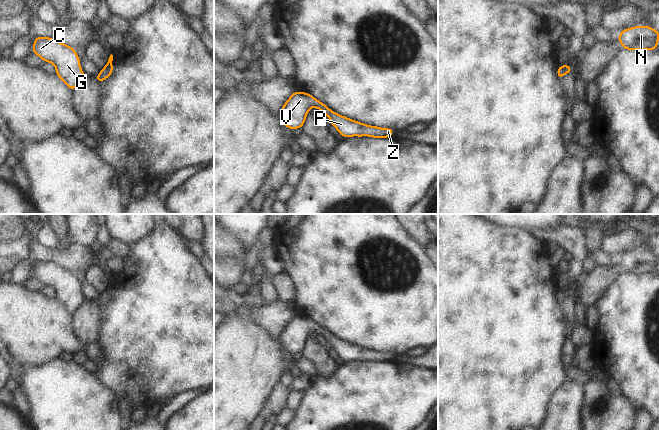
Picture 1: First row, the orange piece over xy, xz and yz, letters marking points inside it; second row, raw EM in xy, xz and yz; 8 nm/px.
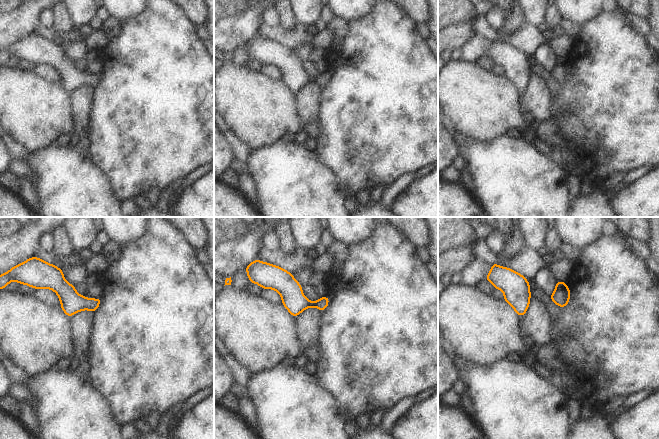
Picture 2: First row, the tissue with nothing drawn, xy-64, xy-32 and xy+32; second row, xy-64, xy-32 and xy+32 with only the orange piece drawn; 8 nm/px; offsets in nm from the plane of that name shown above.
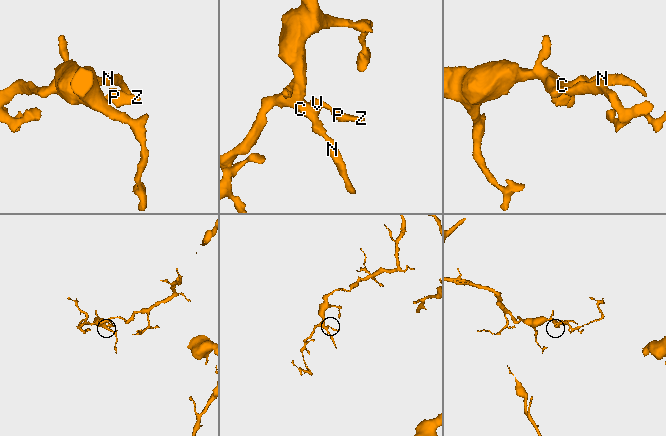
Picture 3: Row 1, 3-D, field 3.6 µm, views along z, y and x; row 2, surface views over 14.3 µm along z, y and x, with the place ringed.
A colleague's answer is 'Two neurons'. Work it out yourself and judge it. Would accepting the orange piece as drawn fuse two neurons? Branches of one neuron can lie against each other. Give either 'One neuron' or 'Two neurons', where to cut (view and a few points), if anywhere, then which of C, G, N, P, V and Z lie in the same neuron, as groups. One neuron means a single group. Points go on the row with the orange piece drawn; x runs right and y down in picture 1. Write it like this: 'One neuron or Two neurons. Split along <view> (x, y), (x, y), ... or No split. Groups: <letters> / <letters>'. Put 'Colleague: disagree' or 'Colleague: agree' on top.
Colleague: disagree
One neuron. No split. Groups: C G N P V Z

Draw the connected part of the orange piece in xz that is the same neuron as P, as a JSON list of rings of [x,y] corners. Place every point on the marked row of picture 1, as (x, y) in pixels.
[[[295,91],[285,102],[281,111],[280,118],[283,124],[290,130],[302,128],[310,108],[316,107],[328,116],[331,125],[344,137],[351,136],[370,136],[373,138],[388,138],[393,136],[395,131],[390,128],[380,128],[369,126],[357,122],[345,116],[341,116],[330,110],[324,103],[315,99],[311,94]]]

